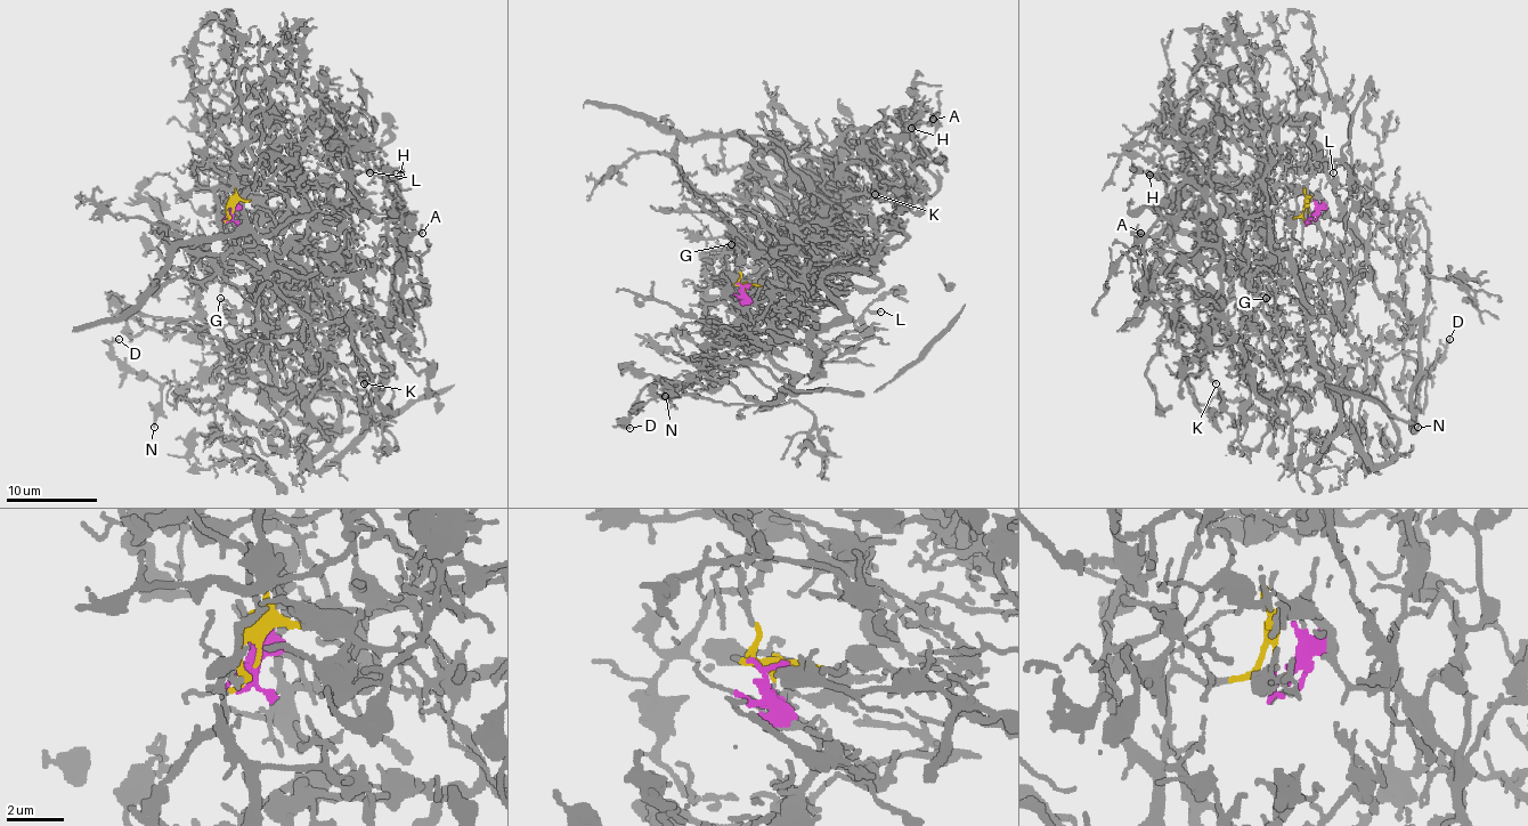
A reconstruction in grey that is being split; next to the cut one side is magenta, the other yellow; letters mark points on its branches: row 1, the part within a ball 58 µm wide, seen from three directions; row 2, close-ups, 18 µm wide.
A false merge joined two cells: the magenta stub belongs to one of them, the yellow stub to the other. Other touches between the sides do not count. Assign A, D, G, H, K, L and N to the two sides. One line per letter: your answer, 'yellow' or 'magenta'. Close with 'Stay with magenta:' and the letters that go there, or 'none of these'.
A: magenta
D: magenta
G: yellow
H: magenta
K: yellow
L: magenta
N: magenta
Stay with magenta: A, D, H, L, N

